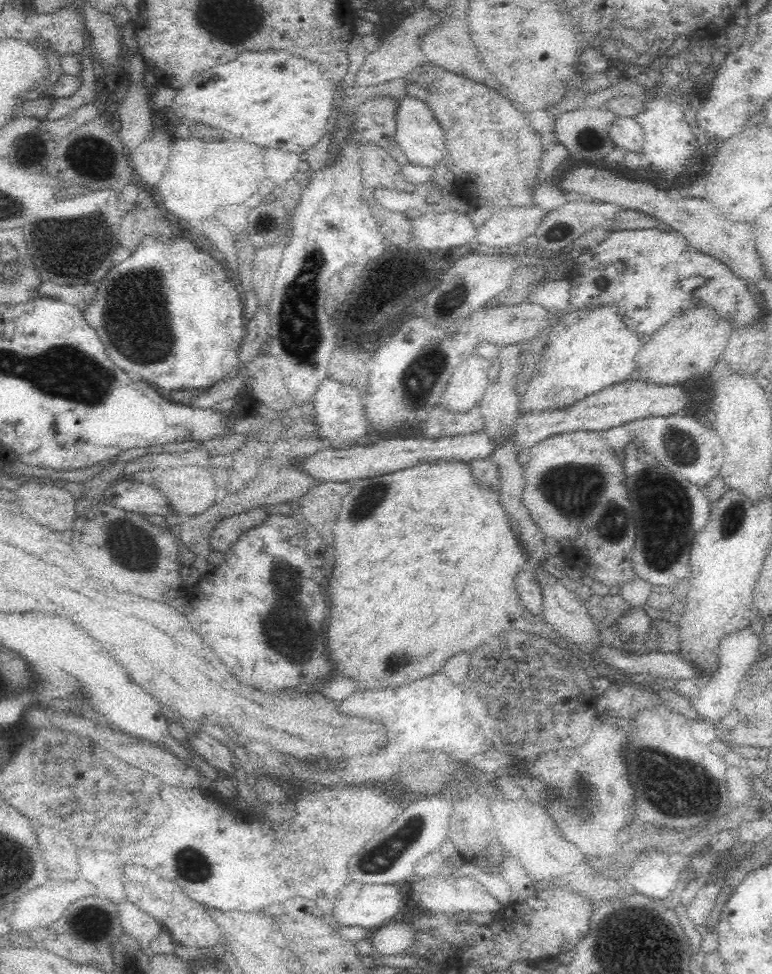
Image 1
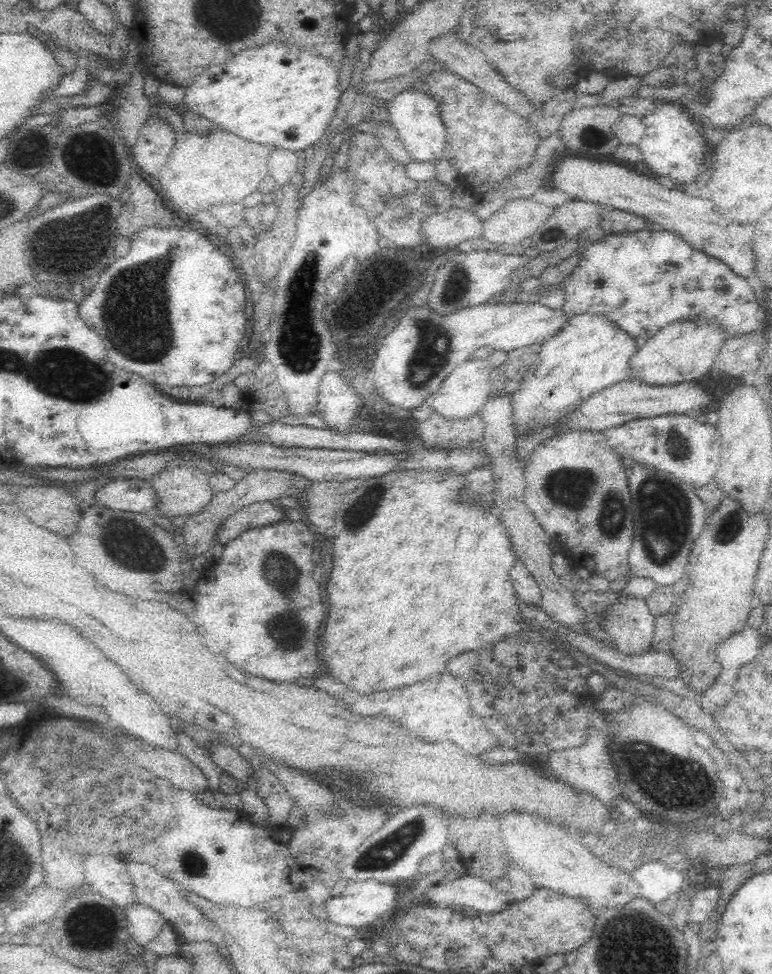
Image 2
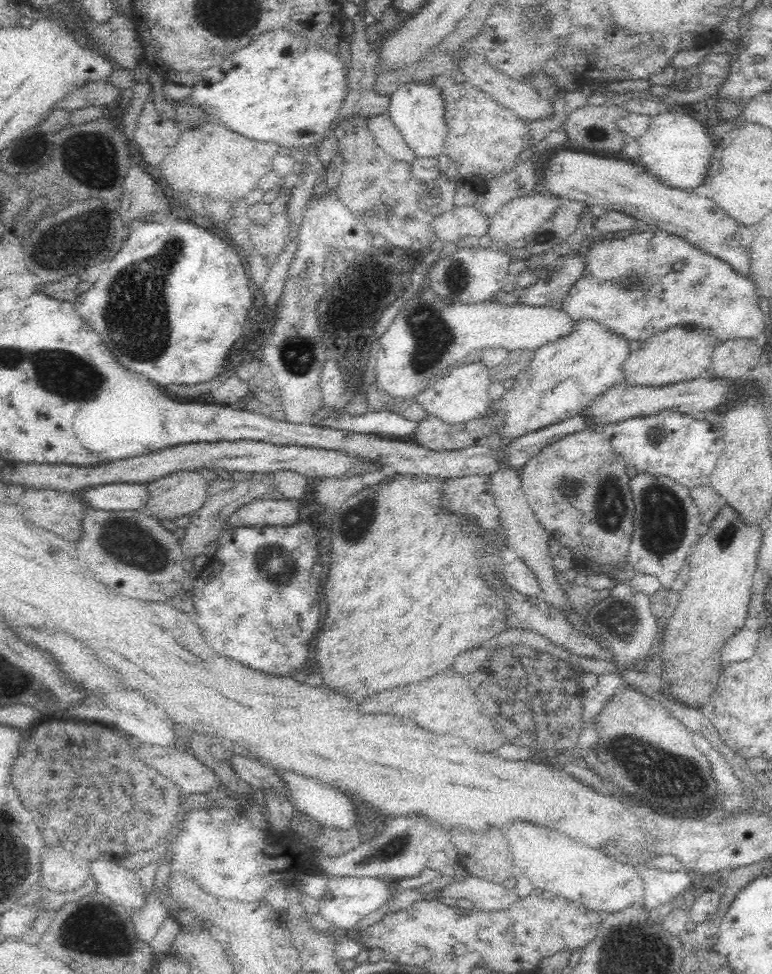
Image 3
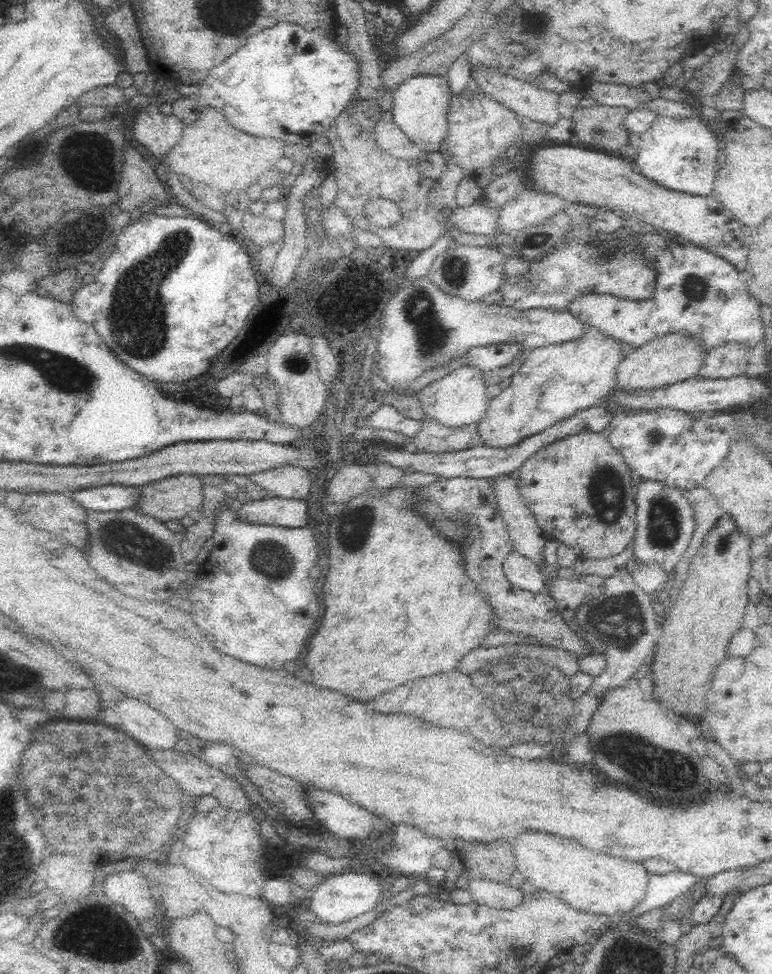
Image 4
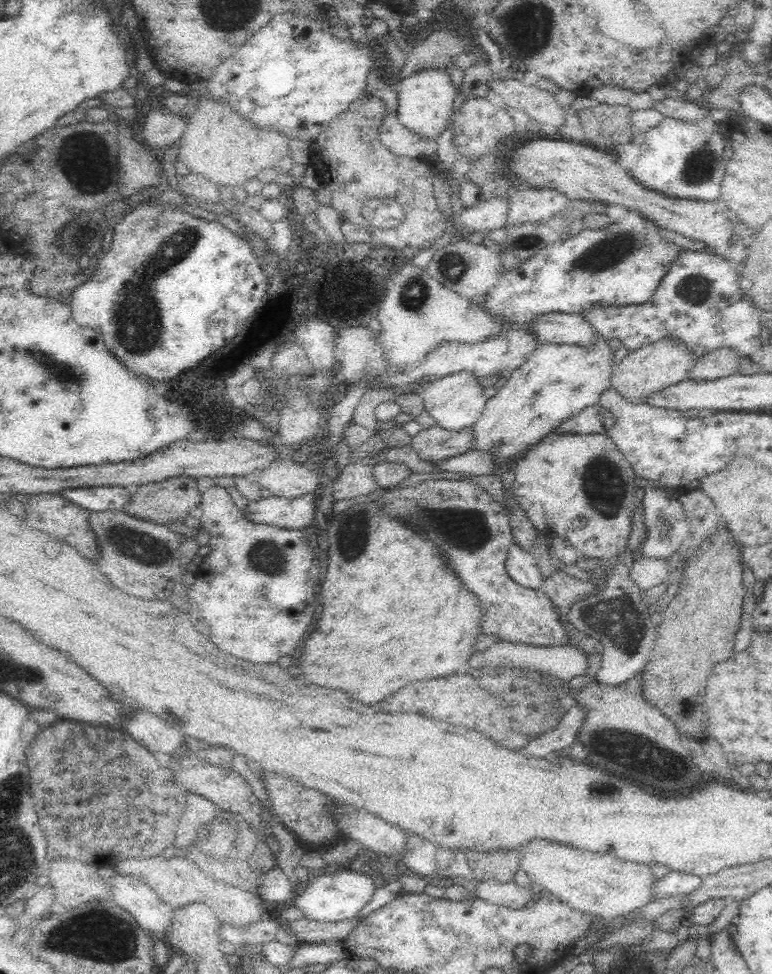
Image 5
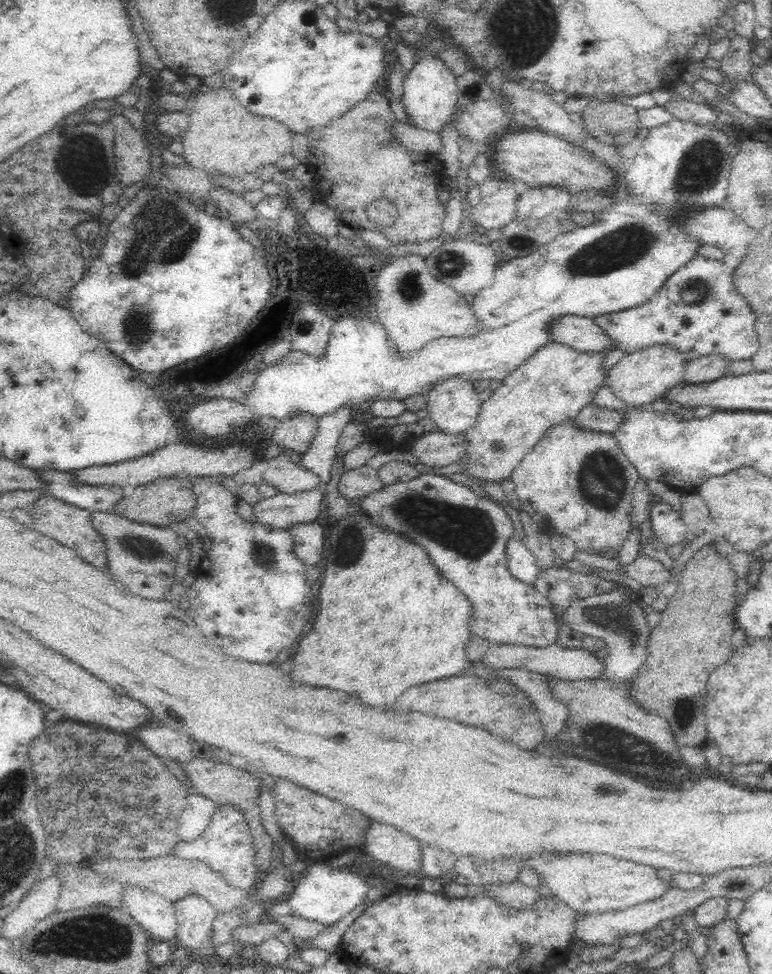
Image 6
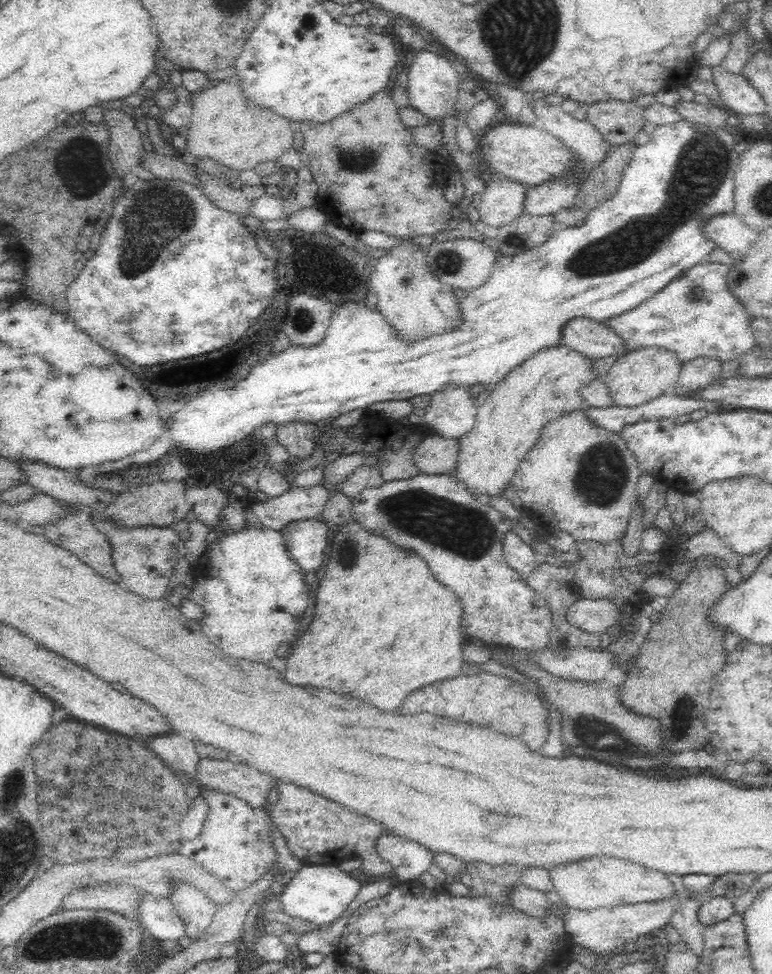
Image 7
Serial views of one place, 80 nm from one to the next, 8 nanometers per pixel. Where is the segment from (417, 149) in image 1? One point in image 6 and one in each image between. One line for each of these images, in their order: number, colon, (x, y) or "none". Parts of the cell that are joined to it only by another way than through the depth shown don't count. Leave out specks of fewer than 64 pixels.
2: (414, 115)
3: (417, 110)
4: (419, 106)
5: (425, 98)
6: (430, 90)

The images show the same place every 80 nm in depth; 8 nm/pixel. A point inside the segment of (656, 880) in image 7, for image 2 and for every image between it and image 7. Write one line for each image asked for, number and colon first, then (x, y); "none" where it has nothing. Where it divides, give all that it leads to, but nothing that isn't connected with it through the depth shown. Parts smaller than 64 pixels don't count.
2: (533, 843)
3: (567, 867)
4: (588, 881)
5: (602, 884)
6: (590, 883)

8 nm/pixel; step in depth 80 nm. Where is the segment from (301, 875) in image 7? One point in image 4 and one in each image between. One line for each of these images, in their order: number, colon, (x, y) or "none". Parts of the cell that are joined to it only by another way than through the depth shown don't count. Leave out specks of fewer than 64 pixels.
4: (342, 897)
5: (330, 896)
6: (321, 893)

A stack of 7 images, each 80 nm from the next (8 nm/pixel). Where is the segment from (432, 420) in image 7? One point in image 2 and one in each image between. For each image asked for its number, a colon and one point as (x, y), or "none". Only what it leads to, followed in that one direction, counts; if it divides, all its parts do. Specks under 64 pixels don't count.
2: (466, 389)
3: (462, 395)
4: (460, 398)
5: (456, 401)
6: (454, 404)

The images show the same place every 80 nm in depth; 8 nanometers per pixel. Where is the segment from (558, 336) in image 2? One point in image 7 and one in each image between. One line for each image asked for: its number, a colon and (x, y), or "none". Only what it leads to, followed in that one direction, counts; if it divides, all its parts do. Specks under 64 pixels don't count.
3: (565, 376)
4: (554, 382)
5: (557, 381)
6: (553, 385)
7: (546, 386)

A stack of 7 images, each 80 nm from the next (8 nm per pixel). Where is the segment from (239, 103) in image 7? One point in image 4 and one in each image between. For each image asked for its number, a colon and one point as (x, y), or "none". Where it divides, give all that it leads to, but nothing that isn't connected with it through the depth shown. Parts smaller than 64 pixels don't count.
4: (211, 151)
5: (218, 144)
6: (222, 137)

